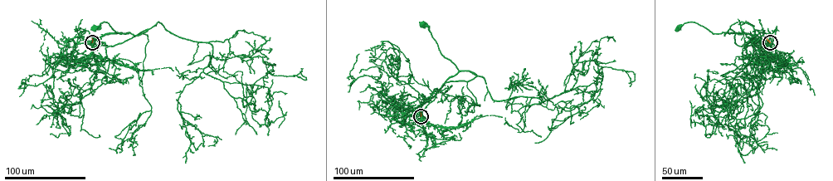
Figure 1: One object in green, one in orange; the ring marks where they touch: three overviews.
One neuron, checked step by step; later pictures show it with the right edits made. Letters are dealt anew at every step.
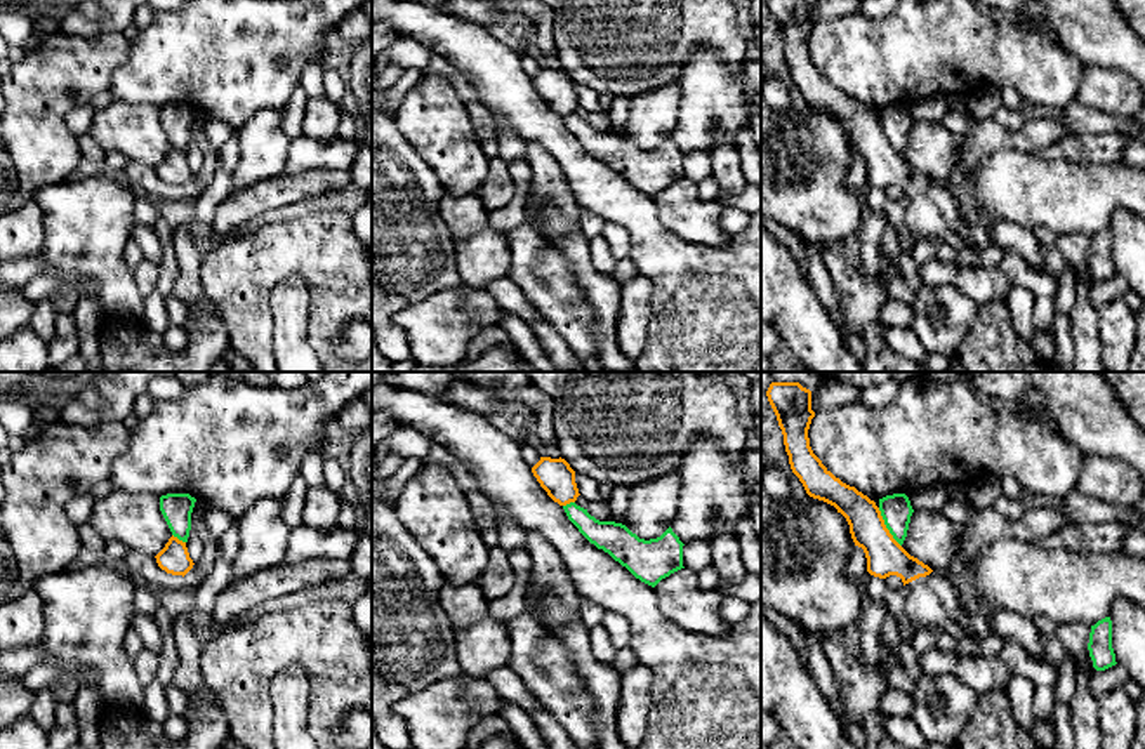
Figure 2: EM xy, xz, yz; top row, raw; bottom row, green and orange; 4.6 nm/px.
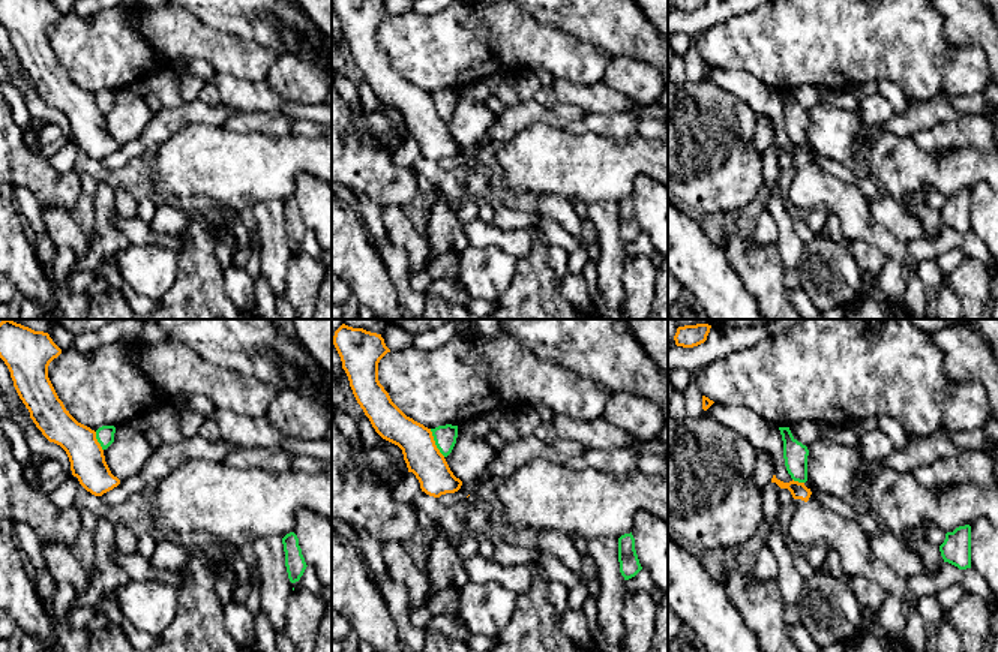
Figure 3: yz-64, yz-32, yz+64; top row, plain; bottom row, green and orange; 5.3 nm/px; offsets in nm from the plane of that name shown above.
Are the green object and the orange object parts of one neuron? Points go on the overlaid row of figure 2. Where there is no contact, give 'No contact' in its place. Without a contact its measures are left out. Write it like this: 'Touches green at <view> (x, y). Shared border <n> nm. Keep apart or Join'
Touches green at yz (886, 527). Shared border 220 nm. Keep apart

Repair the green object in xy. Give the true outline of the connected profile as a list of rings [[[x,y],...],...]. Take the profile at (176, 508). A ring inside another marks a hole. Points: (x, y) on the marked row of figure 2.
[[[167,494],[160,497],[160,511],[172,532],[182,542],[188,542],[191,530],[191,513],[196,499],[189,494]]]

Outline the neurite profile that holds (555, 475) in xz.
[[[540,457],[540,461],[532,467],[532,473],[547,495],[559,506],[575,502],[580,495],[575,483],[575,471],[561,457]]]

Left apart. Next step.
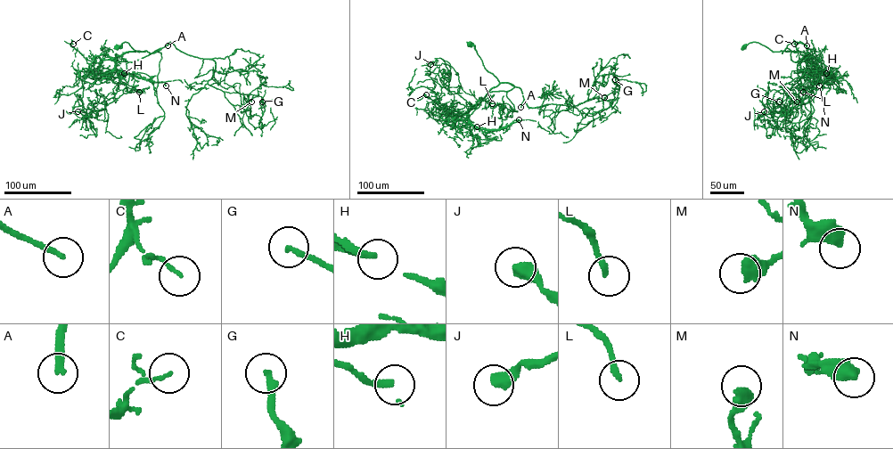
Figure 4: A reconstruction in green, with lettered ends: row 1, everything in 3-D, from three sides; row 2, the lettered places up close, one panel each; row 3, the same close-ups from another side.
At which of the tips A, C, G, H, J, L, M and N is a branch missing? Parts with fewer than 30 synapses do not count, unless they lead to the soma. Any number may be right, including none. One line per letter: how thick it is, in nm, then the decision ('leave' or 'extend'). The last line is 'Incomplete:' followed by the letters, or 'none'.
A: 200 nm | extend
C: 110 nm | leave
G: 220 nm | extend
H: 220 nm | leave
J: 480 nm | leave
L: 200 nm | leave
M: 500 nm | extend
N: 550 nm | leave
Incomplete: A, G, M

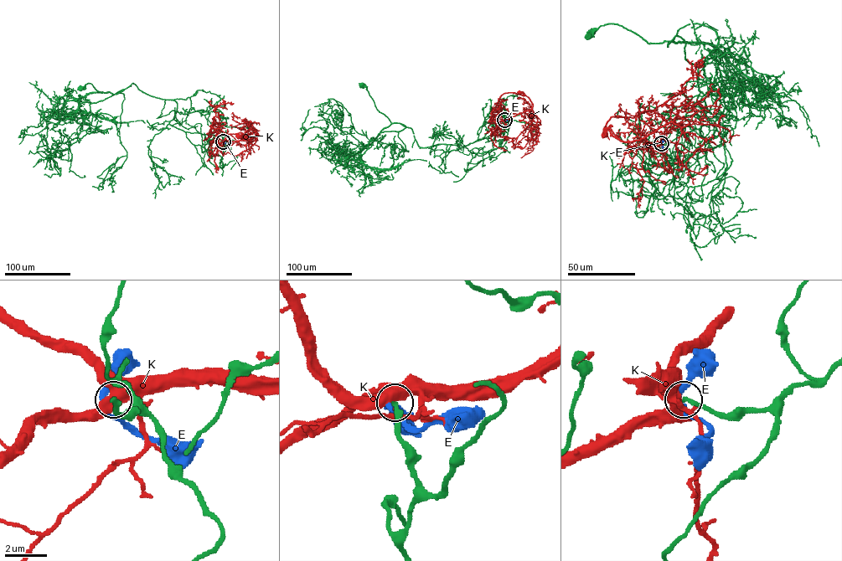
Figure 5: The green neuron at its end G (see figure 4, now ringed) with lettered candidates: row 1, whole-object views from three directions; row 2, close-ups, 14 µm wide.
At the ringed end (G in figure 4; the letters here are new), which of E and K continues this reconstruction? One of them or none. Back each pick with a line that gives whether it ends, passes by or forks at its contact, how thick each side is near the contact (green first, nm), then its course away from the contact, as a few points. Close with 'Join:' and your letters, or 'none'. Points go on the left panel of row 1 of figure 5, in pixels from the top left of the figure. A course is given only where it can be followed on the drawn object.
Join: none

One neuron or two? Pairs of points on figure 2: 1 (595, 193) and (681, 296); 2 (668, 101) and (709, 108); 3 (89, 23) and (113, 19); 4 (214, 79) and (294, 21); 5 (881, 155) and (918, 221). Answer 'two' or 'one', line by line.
1: one
2: two
3: one
4: one
5: one

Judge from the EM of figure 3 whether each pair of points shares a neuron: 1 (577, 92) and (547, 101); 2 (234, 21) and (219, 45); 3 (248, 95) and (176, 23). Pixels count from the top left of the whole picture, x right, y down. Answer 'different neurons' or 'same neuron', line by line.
1: different neurons
2: different neurons
3: different neurons

